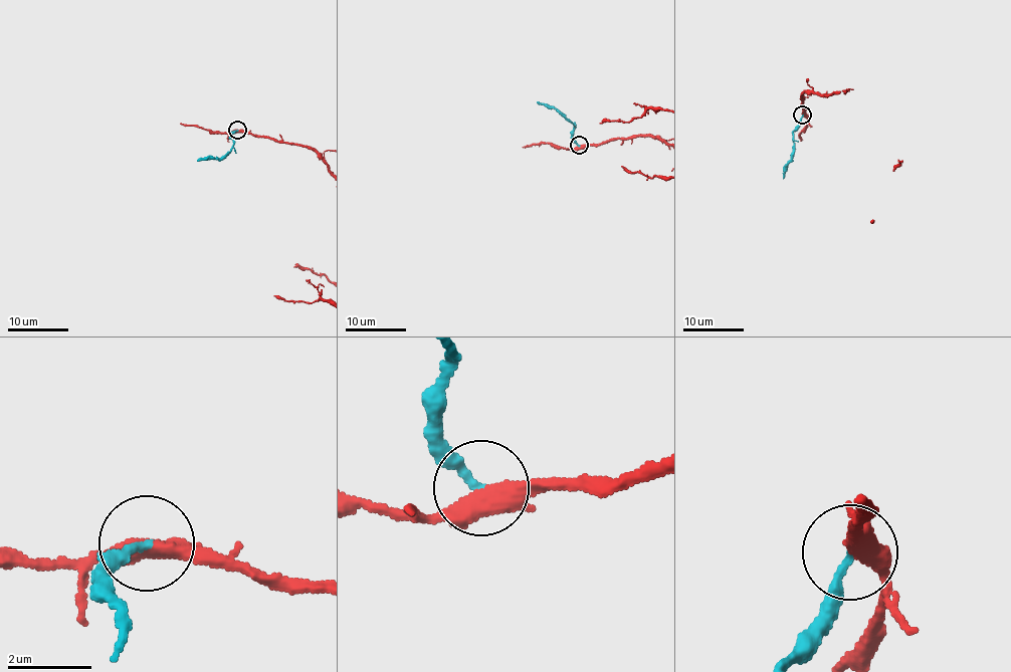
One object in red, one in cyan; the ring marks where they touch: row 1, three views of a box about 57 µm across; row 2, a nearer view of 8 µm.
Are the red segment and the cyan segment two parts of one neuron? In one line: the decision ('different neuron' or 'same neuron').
same neuron

